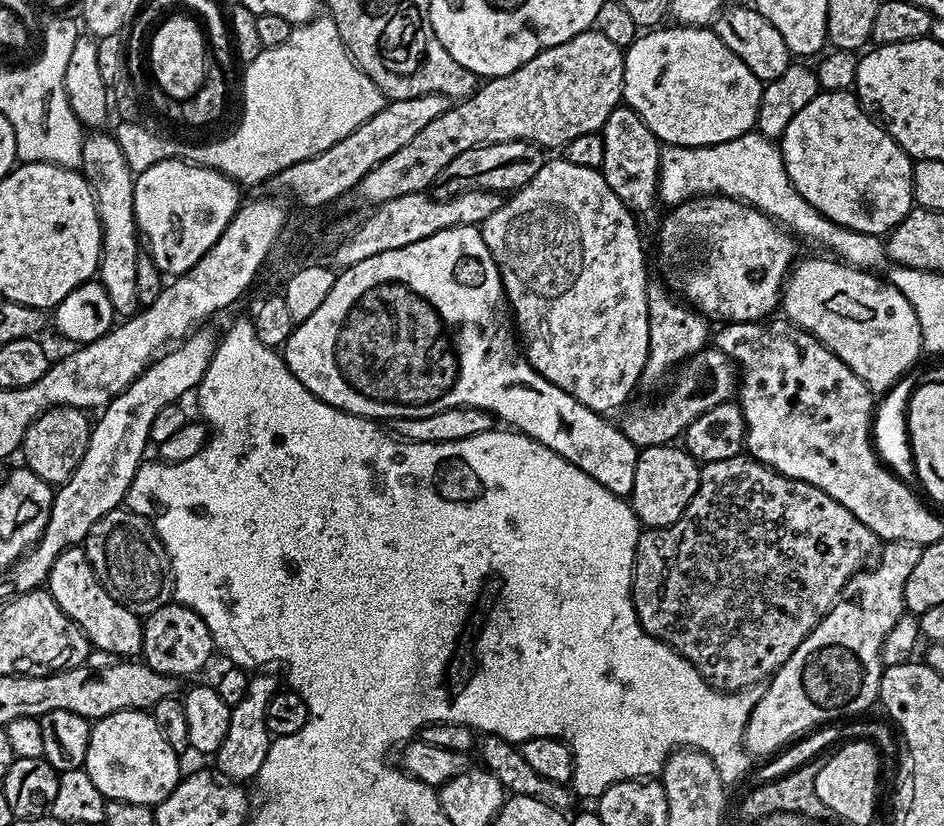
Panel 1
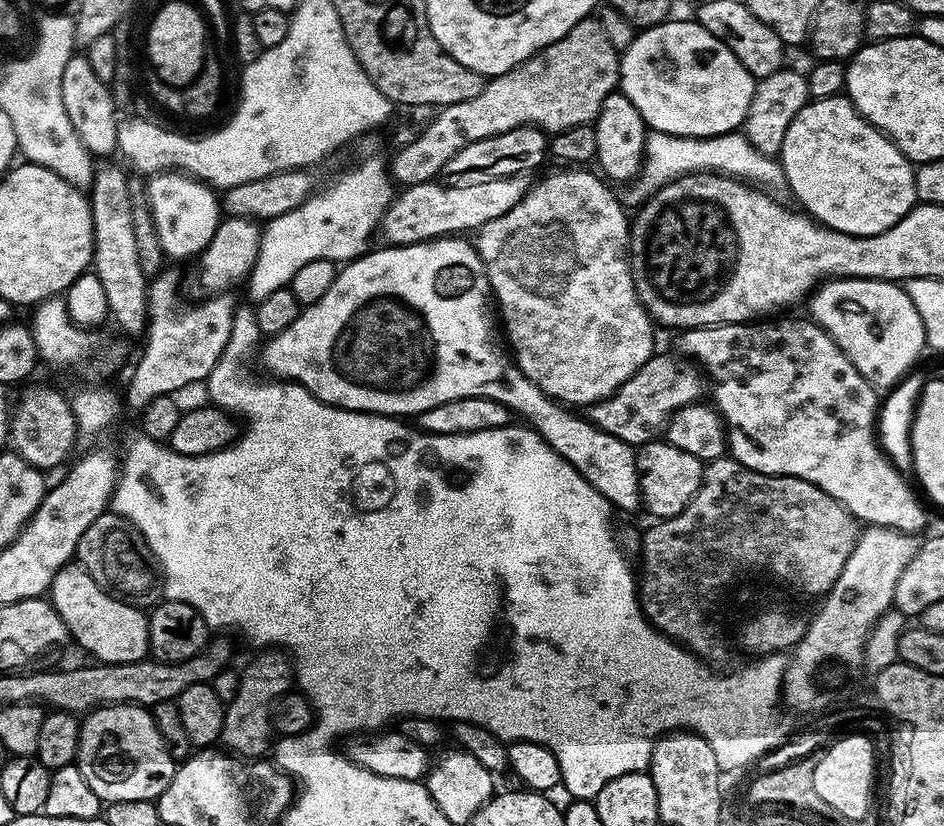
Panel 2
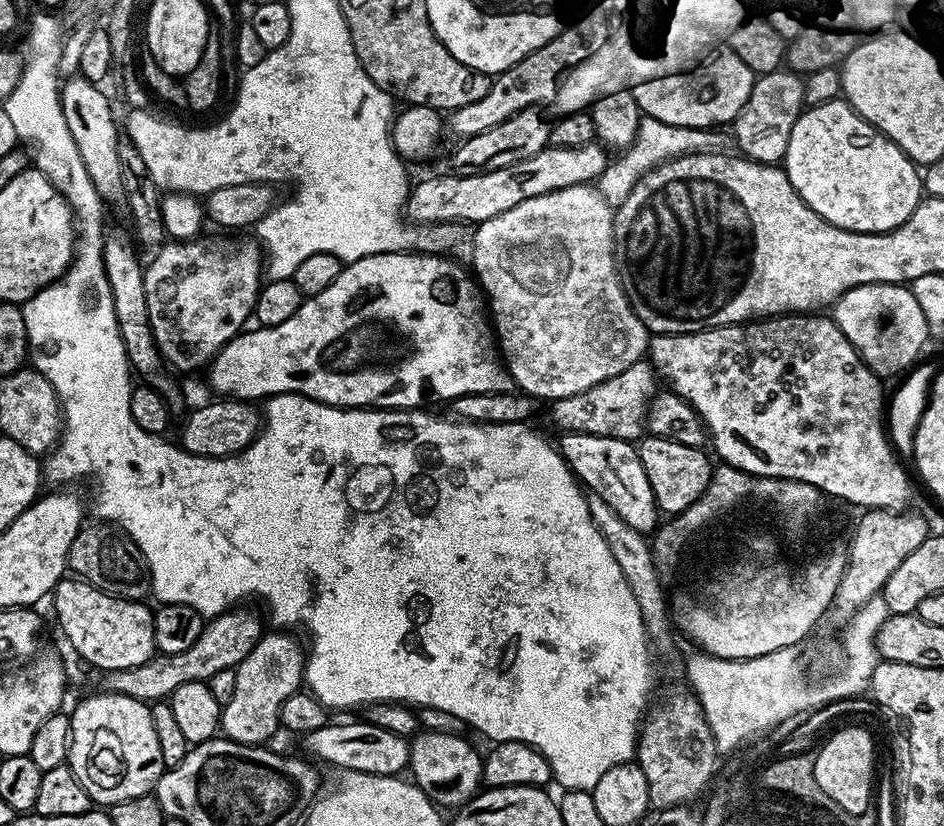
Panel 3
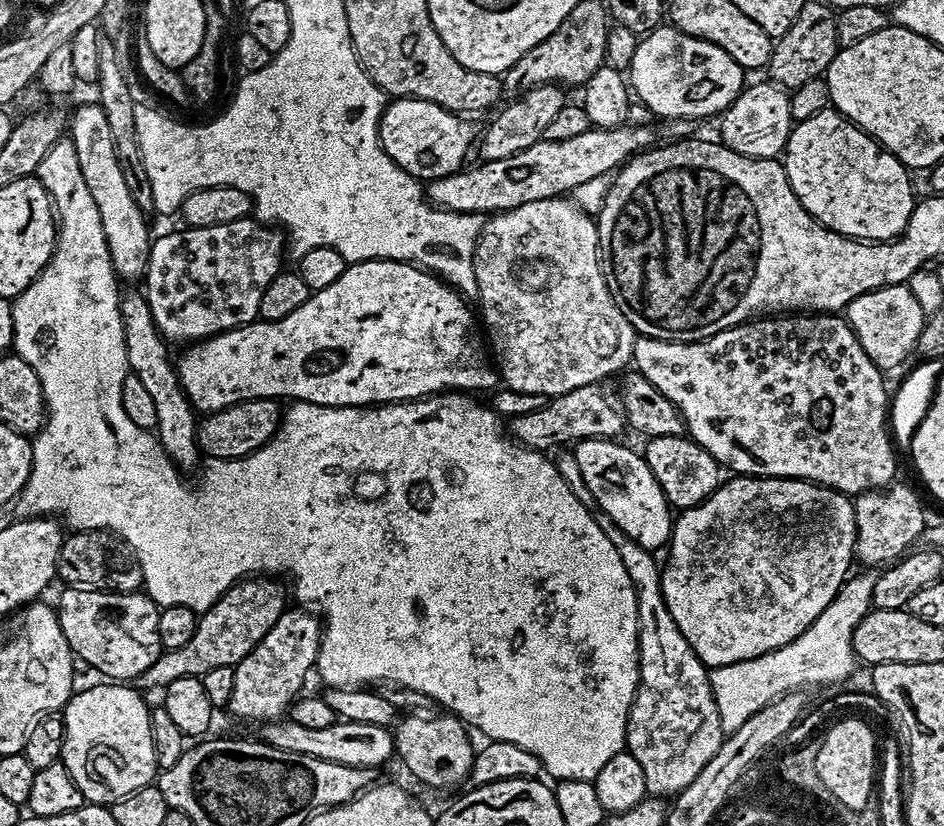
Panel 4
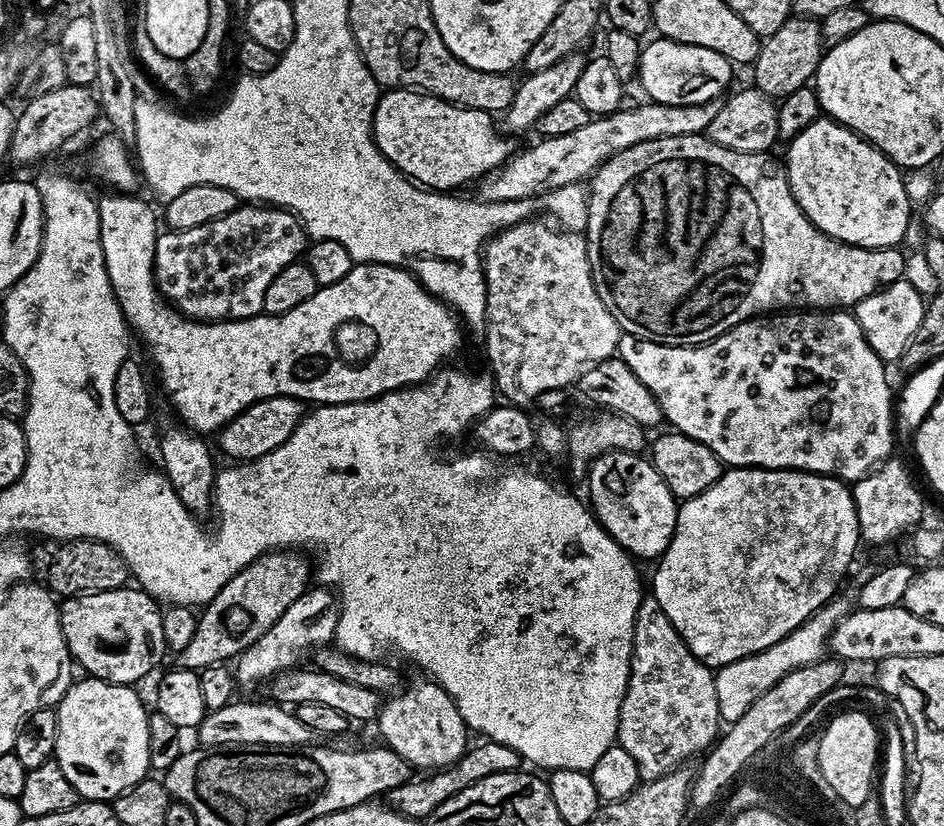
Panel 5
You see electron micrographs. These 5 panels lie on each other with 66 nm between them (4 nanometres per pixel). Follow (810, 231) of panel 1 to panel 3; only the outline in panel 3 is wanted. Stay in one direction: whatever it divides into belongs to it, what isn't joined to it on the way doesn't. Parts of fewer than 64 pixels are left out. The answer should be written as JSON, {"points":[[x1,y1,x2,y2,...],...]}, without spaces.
{"points":[[641,115,640,128,636,131,634,142,629,148,623,149,617,158,609,159,604,172,598,178,598,188,605,197,616,202,623,202,626,194,638,183,641,178,656,168,659,164,665,164,667,160,673,160,675,156,689,156,691,152,719,152,724,148,724,136,720,130,707,128,687,128,686,126,667,125,658,118]]}

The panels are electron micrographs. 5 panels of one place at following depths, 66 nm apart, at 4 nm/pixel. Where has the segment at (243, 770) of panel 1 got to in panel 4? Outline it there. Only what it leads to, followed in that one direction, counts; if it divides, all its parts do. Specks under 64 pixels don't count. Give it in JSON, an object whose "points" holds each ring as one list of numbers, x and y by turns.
{"points":[[296,606,293,612,292,609,285,610,278,622,270,626,266,638,262,638,262,642,258,642,258,646,254,646,254,650,236,664,234,694,227,711,233,712,240,720,275,722,281,719,287,713,288,705,301,695,300,687,308,671,311,673,315,669,321,639,322,620,315,611,300,606]]}

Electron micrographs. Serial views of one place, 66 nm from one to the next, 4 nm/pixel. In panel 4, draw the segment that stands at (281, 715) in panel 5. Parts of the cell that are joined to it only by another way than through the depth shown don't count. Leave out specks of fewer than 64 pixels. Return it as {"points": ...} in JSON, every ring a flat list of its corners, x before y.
{"points":[[281,718,275,722,268,722,263,725,264,733,262,739,265,744,290,750,294,754,310,754,314,758,326,758,326,762,338,762,346,766,355,768,379,769,379,764,384,764,388,759,394,756,394,736,389,729,382,726,374,726,366,722,350,722,349,720,340,720,337,723,324,727,323,730,309,730,306,726,298,726,298,722,287,718]]}

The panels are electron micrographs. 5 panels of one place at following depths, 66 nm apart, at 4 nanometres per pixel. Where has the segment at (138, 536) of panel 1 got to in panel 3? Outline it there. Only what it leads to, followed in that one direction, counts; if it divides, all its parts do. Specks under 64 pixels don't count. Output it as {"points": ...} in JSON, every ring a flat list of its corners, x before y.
{"points":[[107,522,85,523,74,538,68,555,67,571,73,577,93,584,103,592,121,596,124,600,143,601,149,595,152,575,142,550,129,538,124,529]]}

